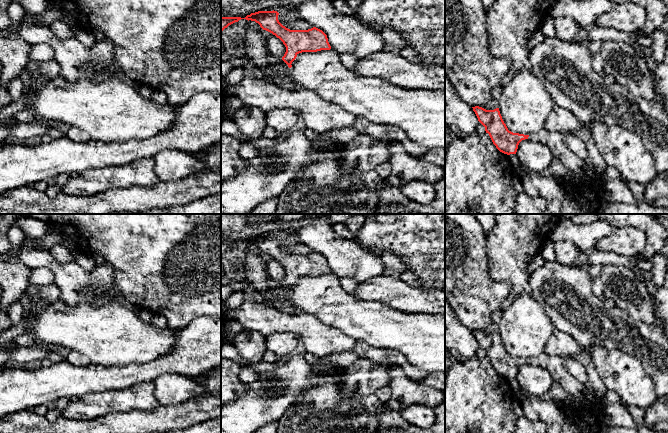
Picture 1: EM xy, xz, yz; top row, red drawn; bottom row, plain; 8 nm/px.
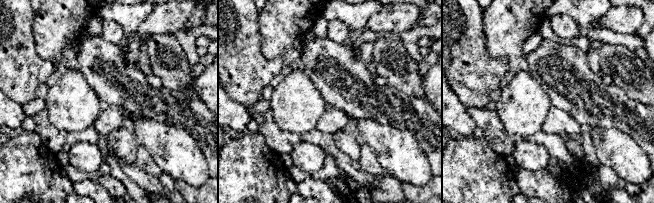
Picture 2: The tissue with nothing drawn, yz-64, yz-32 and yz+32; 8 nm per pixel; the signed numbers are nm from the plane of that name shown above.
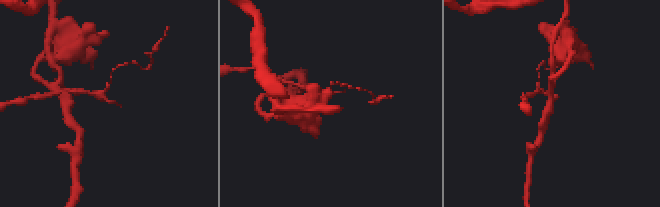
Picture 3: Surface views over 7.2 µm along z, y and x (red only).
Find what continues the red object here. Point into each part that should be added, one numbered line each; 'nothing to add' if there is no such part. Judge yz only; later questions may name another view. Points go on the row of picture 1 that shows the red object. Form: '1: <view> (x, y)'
1: yz (576, 166)

